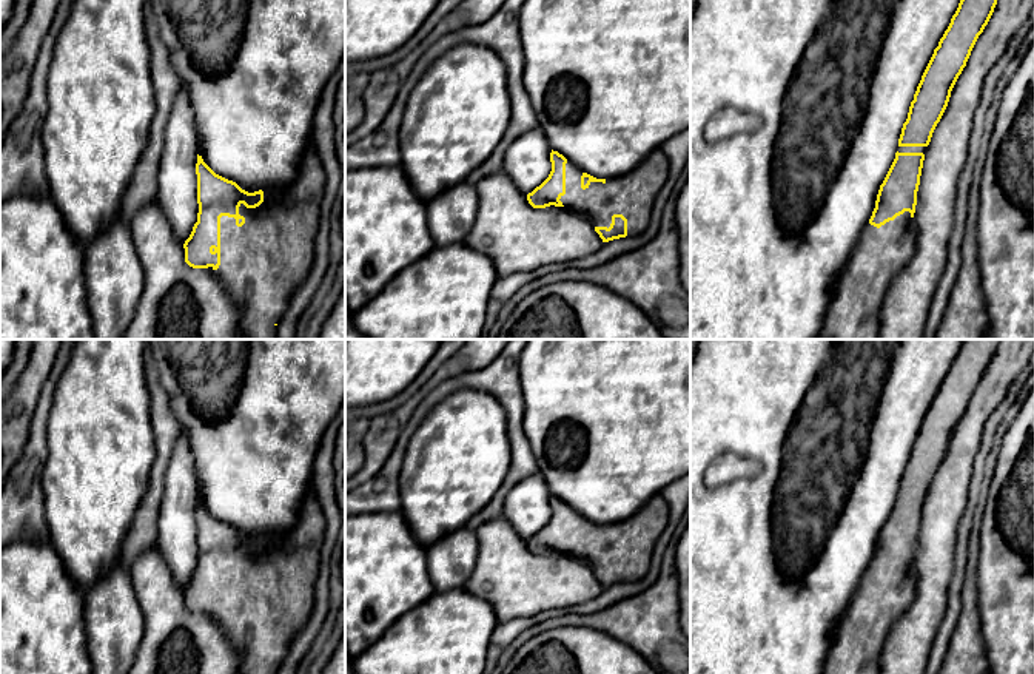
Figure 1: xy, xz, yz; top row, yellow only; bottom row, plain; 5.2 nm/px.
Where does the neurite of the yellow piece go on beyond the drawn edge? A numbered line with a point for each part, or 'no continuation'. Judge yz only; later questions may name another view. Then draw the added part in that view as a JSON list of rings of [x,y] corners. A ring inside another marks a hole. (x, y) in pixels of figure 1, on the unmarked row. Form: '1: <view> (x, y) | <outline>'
1: yz (857, 640) | [[[909,557],[880,574],[868,569],[832,629],[821,674],[880,674],[886,635],[912,603],[914,591]]]

